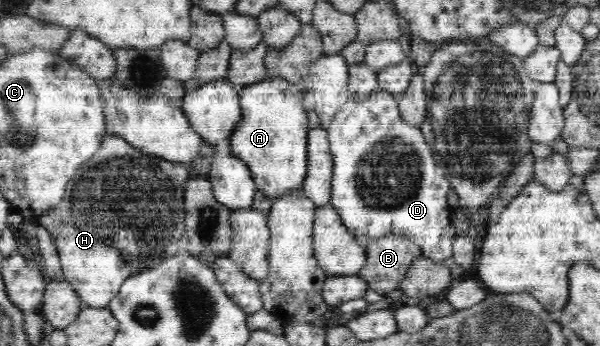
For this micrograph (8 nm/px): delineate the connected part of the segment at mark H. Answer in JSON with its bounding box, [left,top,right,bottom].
[36,133,190,307]

